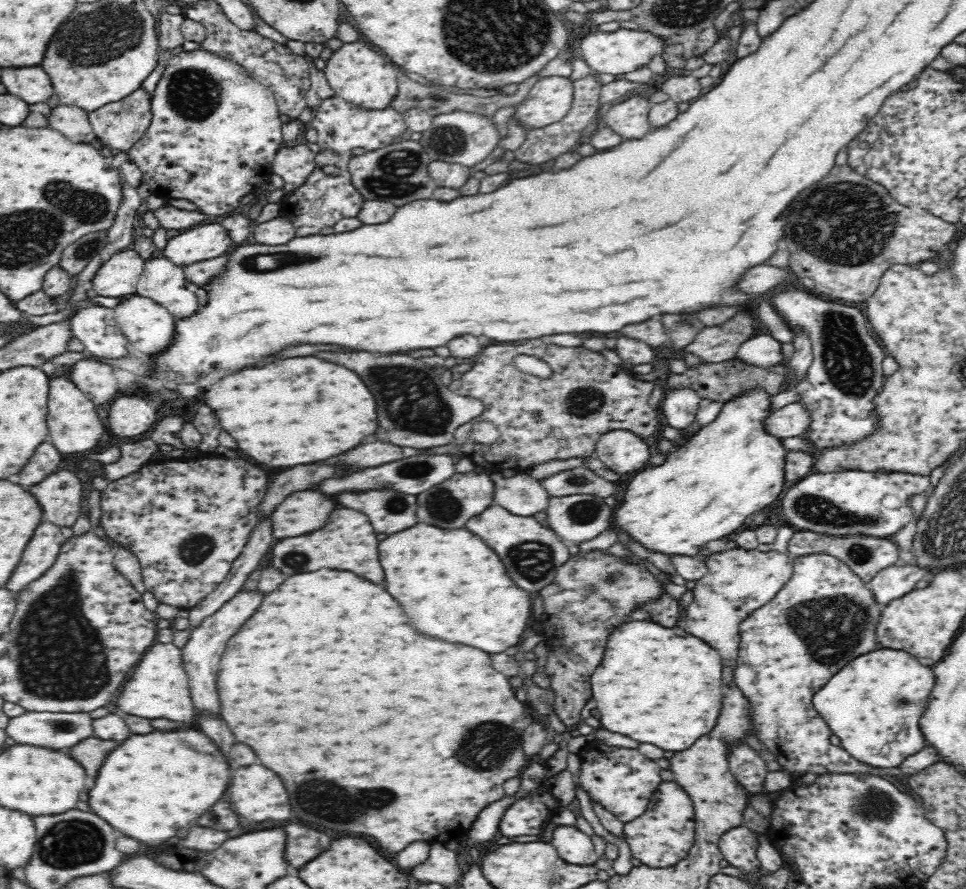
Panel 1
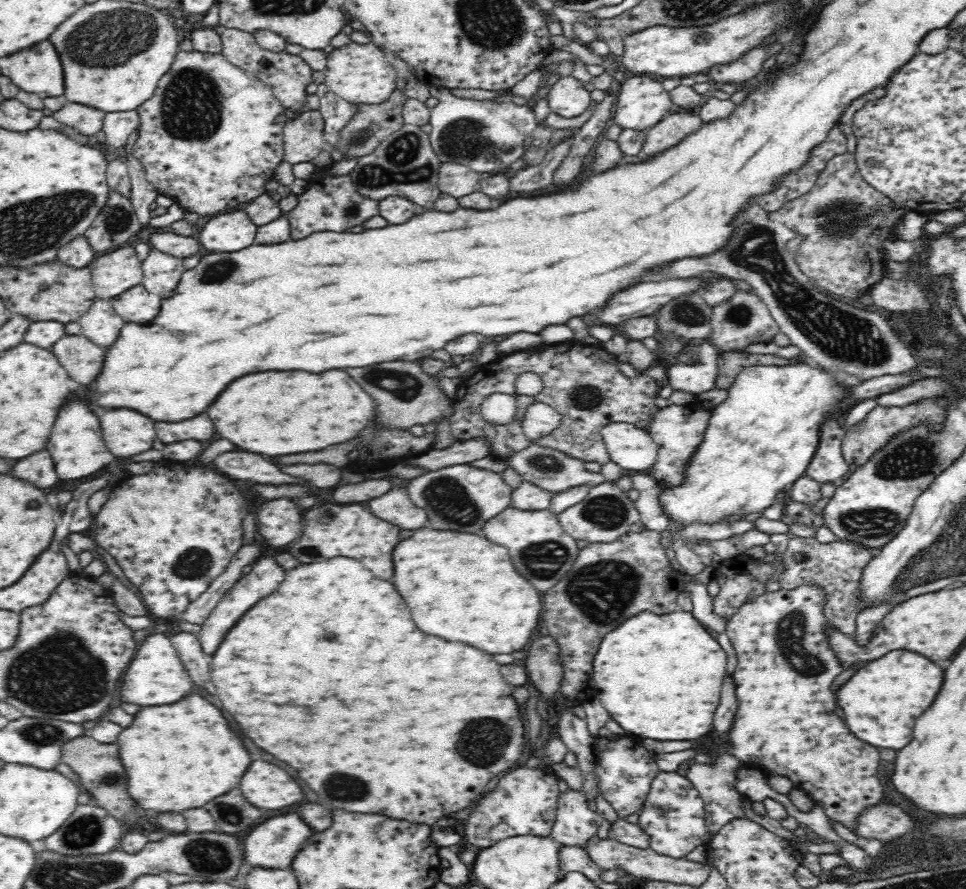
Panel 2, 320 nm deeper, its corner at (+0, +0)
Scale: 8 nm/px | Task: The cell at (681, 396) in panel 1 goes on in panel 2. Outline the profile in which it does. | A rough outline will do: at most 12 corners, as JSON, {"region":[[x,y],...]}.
{"region":[[705,342],[695,362],[666,367],[673,390],[716,388],[720,352]]}

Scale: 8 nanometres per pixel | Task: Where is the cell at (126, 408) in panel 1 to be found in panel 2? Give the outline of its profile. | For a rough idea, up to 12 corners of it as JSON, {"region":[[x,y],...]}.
{"region":[[126,408],[100,416],[118,458],[152,448],[154,420]]}

